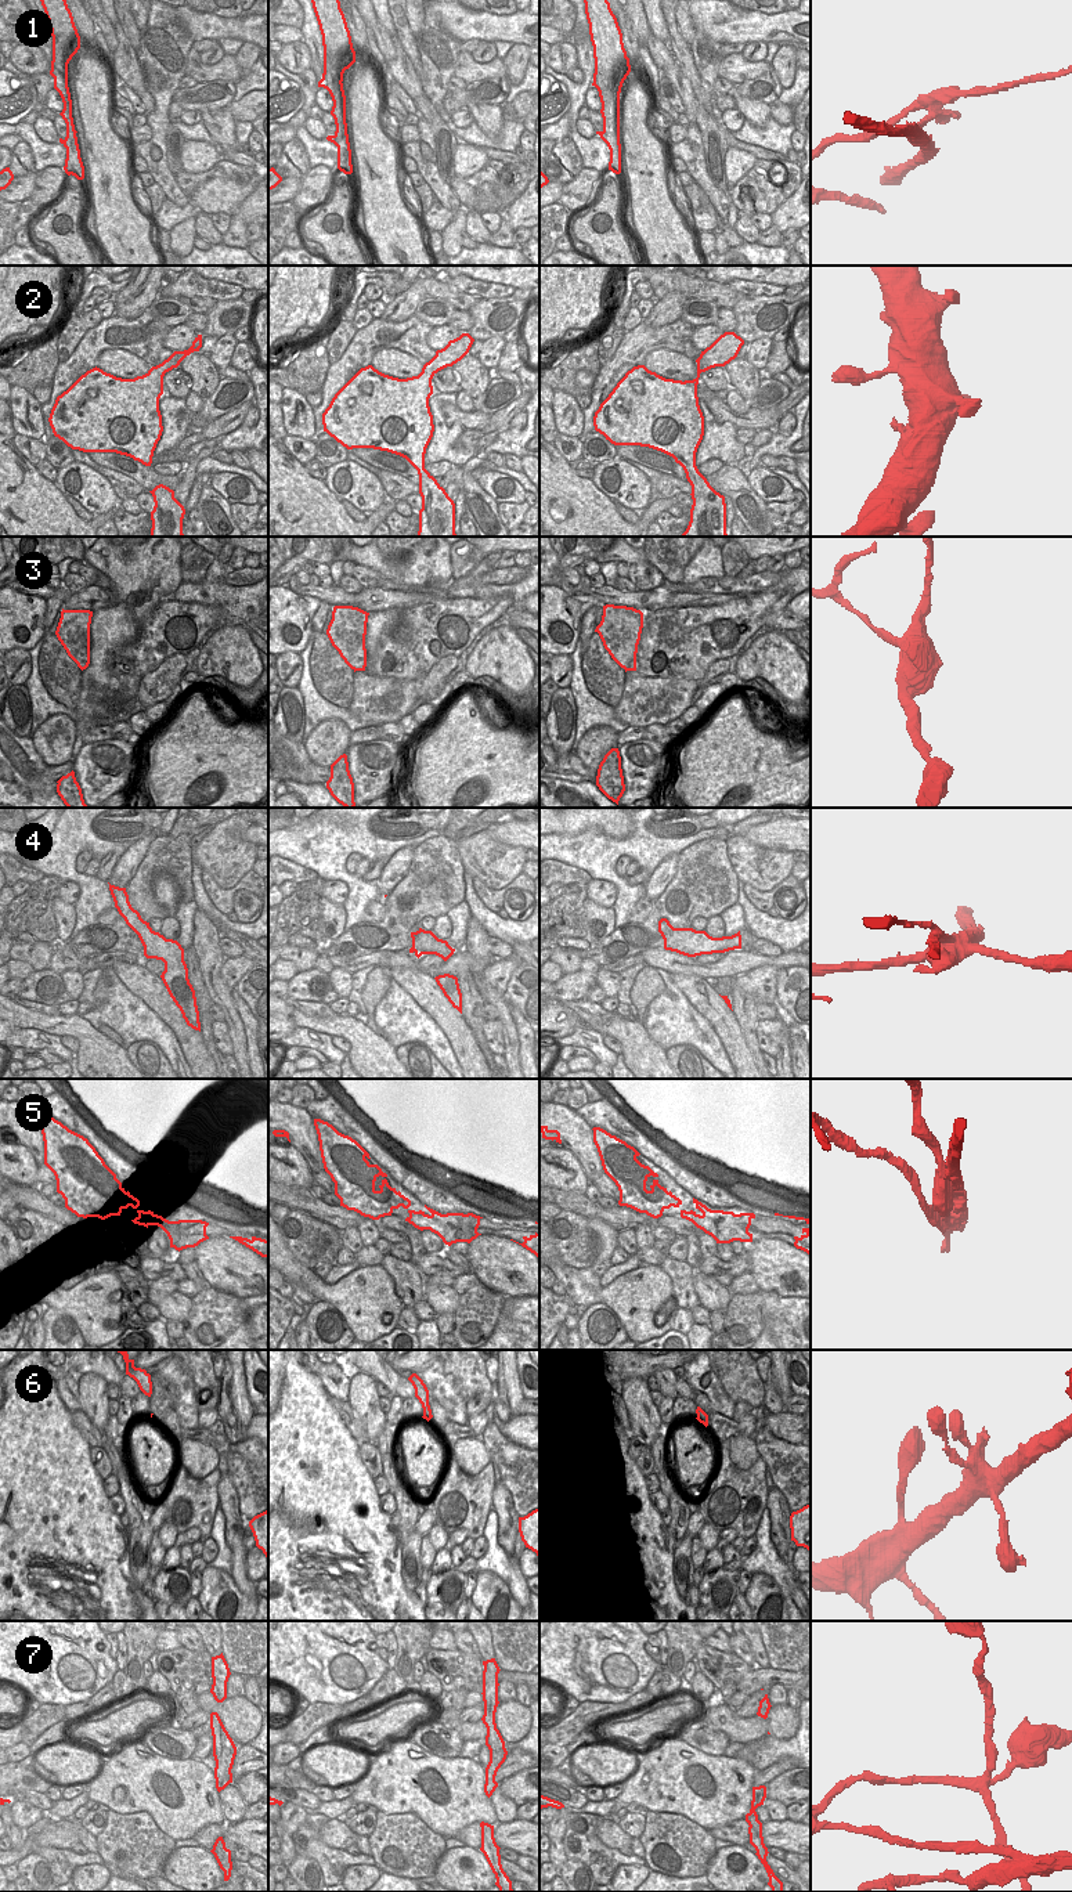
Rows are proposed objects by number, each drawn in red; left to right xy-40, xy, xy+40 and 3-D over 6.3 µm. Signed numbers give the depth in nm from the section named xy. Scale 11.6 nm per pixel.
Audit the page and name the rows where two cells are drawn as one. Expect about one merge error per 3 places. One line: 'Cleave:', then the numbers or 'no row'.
Cleave: 1, 3, 4, 5, 7

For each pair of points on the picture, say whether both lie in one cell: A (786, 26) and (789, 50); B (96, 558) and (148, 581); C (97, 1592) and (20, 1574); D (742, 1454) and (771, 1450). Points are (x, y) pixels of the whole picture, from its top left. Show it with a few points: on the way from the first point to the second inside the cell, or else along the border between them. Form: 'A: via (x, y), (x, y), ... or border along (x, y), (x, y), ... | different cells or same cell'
A: border along (784, 43), (796, 46) | different cells
B: via (108, 559), (136, 571) | same cell
C: via (78, 1587), (47, 1587), (39, 1580) | same cell
D: border along (751, 1437), (760, 1455) | different cells

